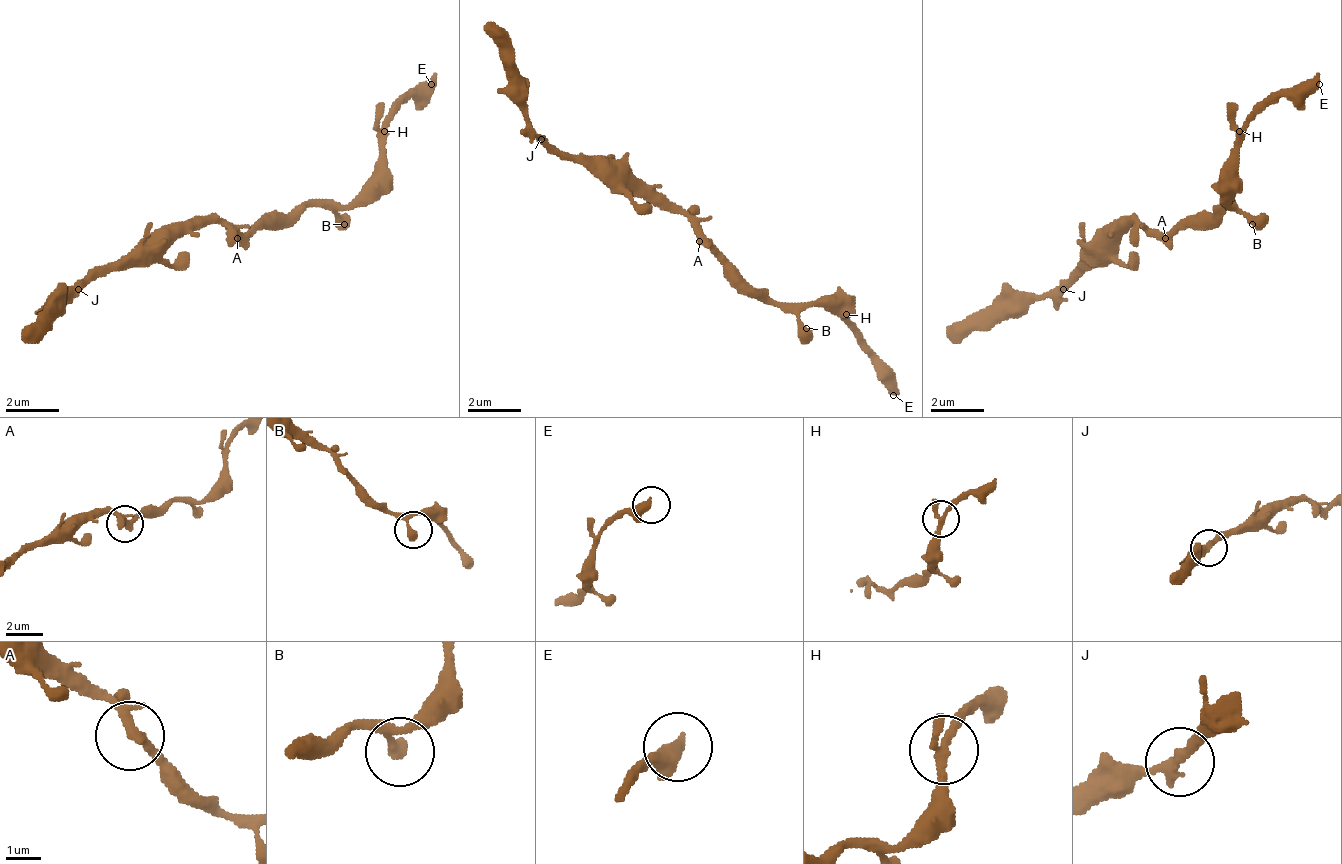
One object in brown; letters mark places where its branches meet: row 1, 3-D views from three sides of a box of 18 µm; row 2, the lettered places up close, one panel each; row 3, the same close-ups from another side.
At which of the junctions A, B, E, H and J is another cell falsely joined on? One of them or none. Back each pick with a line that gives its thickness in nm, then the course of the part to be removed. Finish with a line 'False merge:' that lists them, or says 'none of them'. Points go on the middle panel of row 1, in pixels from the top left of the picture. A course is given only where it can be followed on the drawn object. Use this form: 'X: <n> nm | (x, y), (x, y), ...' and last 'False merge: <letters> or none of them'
False merge: none of them

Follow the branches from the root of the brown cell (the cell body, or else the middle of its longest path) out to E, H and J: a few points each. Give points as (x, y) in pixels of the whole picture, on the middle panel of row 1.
E: (693, 228), (753, 288), (760, 288), (773, 301), (826, 301), (860, 335), (880, 381), (893, 395)
H: (693, 228), (753, 288), (760, 288), (773, 301), (826, 301), (840, 314), (846, 314)
J: (693, 228), (666, 208), (653, 208), (639, 194), (619, 194), (606, 187), (579, 161), (559, 161), (539, 141)

